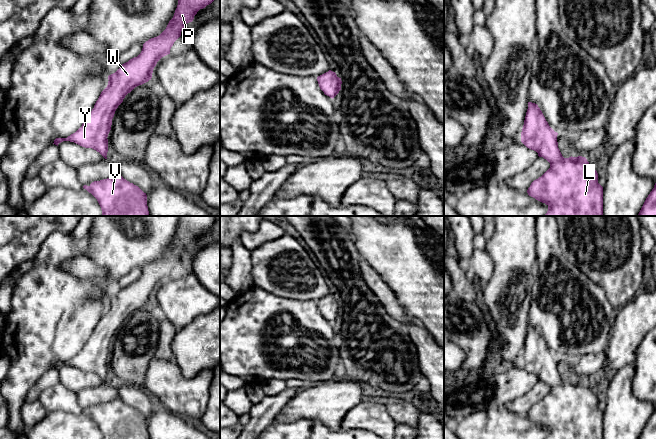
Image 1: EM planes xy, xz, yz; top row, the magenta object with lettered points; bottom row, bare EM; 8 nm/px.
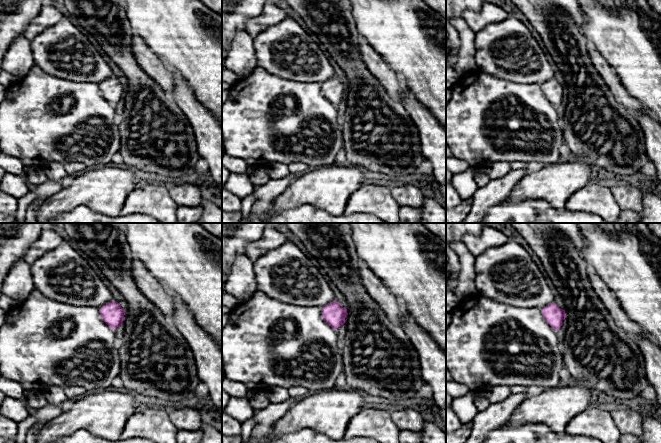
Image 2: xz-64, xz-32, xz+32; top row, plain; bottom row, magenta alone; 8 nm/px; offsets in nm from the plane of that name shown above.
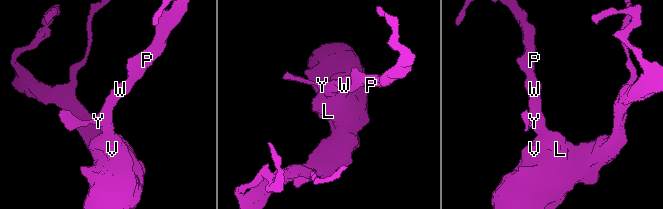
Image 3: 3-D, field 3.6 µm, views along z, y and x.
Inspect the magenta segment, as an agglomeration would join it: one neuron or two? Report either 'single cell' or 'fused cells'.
single cell

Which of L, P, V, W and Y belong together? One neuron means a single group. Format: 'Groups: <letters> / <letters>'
Groups: L P V W Y

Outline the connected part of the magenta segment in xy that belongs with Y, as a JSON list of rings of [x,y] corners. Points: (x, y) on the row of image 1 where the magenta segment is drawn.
[[[178,0],[174,16],[166,29],[159,36],[146,41],[137,57],[122,64],[115,73],[108,76],[107,87],[101,92],[82,126],[67,138],[56,138],[53,144],[58,146],[63,141],[74,142],[82,147],[96,150],[107,159],[107,137],[118,106],[135,87],[151,80],[157,62],[170,54],[170,49],[181,36],[184,26],[193,21],[200,9],[213,1]]]

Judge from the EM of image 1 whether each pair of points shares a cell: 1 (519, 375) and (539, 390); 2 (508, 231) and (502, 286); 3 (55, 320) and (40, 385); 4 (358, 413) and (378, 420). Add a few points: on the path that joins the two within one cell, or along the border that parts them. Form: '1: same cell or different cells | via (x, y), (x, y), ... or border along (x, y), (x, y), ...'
1: different cells | border along (538, 380), (524, 394), (513, 399)
2: same cell | via (508, 245), (508, 272)
3: different cells | border along (52, 367), (39, 378), (28, 392)
4: same cell | via (363, 415), (373, 416)

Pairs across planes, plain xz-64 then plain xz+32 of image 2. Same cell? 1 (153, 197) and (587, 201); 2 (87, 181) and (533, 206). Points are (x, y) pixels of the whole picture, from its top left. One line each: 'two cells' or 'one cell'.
1: one cell
2: two cells

